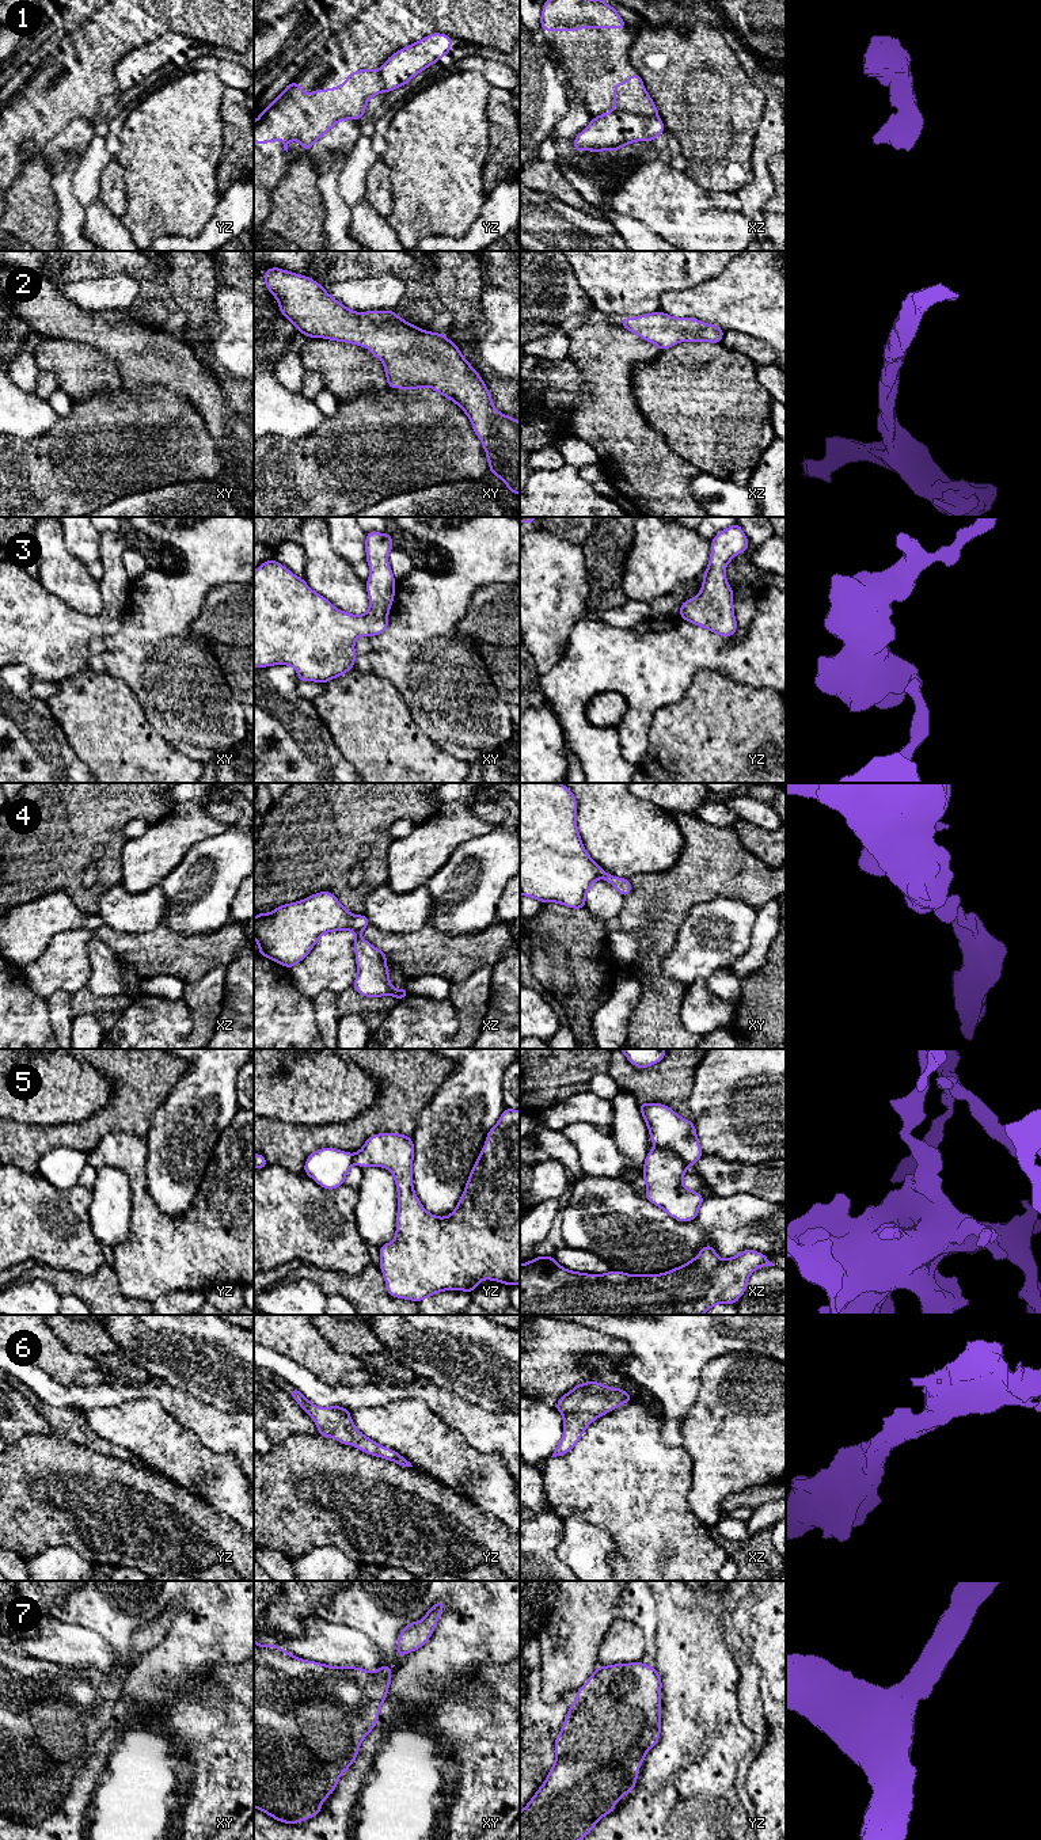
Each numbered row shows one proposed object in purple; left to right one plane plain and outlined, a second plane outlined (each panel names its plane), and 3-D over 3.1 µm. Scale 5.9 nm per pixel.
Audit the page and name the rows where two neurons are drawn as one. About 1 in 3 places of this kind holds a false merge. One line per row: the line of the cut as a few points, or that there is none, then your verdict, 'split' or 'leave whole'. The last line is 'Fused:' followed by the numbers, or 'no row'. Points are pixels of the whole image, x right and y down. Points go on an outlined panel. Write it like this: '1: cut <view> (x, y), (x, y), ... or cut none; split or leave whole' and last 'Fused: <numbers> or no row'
1: cut xz (614, 110), (657, 118); split
2: cut none; leave whole
3: cut none; leave whole
4: cut none; leave whole
5: cut xz (657, 1147), (672, 1151), (686, 1164); split
6: cut none; leave whole
7: cut none; leave whole
Fused: 1, 5

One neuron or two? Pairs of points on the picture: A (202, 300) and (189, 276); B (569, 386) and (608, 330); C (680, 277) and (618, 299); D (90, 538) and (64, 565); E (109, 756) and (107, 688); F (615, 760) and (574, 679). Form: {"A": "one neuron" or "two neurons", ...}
{"A": "one neuron", "B": "two neurons", "C": "one neuron", "D": "two neurons", "E": "one neuron", "F": "one neuron"}

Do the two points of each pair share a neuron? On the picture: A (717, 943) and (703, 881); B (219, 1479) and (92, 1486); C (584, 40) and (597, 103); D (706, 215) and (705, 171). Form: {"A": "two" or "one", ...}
{"A": "two", "B": "two", "C": "one", "D": "two"}

